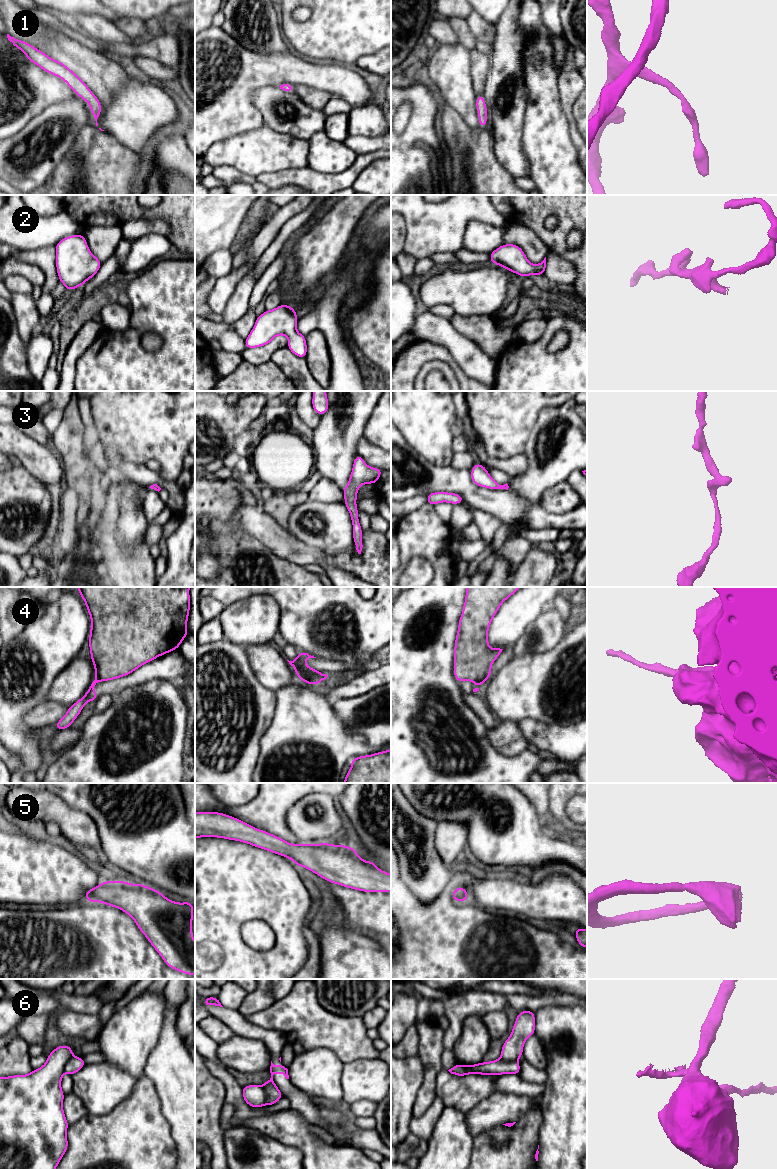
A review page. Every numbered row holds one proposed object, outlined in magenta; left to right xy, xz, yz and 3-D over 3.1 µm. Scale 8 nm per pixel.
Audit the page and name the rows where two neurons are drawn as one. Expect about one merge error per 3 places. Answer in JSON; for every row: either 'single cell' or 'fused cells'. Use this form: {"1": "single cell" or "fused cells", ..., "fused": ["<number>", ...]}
{"1": "single cell", "2": "single cell", "3": "single cell", "4": "fused cells", "5": "single cell", "6": "fused cells", "fused": ["4", "6"]}

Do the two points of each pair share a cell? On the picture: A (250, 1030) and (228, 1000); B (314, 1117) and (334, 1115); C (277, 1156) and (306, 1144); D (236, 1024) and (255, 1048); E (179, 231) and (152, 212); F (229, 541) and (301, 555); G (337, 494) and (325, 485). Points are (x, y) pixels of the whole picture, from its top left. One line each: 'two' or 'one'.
A: two
B: two
C: two
D: two
E: one
F: two
G: one

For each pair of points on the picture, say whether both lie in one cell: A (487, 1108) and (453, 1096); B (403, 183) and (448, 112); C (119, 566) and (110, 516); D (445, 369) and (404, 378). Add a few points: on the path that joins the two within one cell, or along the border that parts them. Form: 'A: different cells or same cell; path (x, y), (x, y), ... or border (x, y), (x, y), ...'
A: different cells; border (495, 1091), (465, 1113)
B: different cells; border (439, 114), (437, 117)
C: same cell; path (106, 555), (102, 550), (102, 529)
D: different cells; border (434, 359), (423, 365), (414, 380)

